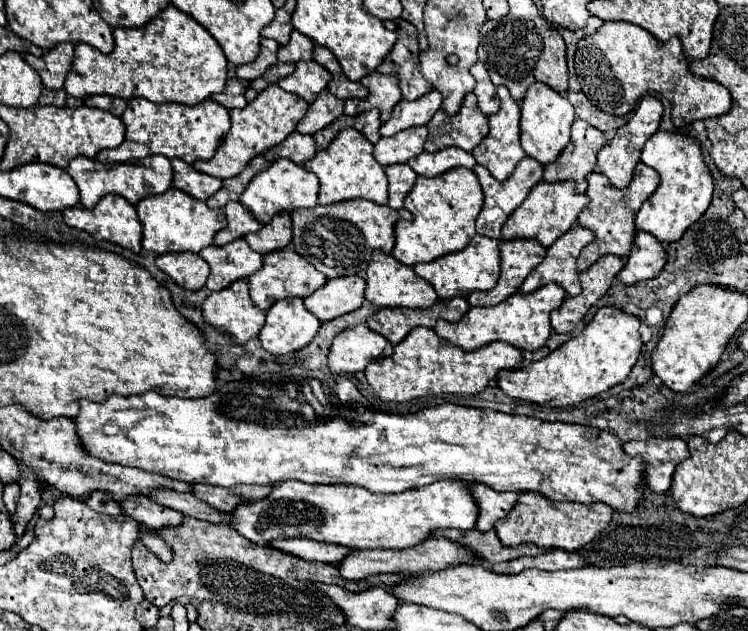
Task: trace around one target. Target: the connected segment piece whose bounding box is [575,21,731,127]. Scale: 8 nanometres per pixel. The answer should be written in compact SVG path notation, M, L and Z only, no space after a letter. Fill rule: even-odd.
M607 21L597 33L583 37L575 53L575 71L579 71L583 93L595 103L595 107L609 115L627 115L629 107L635 107L635 103L647 93L659 93L671 101L675 127L689 125L697 119L719 117L731 107L729 91L723 85L689 71L687 57L683 55L677 37L671 37L671 41L659 41L627 21Z

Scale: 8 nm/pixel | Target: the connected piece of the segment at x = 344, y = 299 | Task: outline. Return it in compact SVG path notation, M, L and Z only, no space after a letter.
M339 277L327 281L313 295L305 299L305 307L319 319L331 321L345 313L351 313L363 305L365 279L361 277Z

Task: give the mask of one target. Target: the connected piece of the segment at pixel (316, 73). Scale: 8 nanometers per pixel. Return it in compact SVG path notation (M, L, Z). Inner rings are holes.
M299 61L295 63L295 73L287 79L279 81L279 87L291 93L297 93L307 103L313 103L315 97L327 87L331 81L331 73L315 61Z

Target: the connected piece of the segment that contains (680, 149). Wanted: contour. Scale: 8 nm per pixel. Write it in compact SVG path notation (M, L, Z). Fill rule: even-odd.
M657 131L645 143L641 161L661 175L661 183L657 191L641 205L635 217L635 225L637 229L655 235L661 243L679 241L687 227L693 225L707 211L713 195L713 177L701 157L699 141L675 131Z

